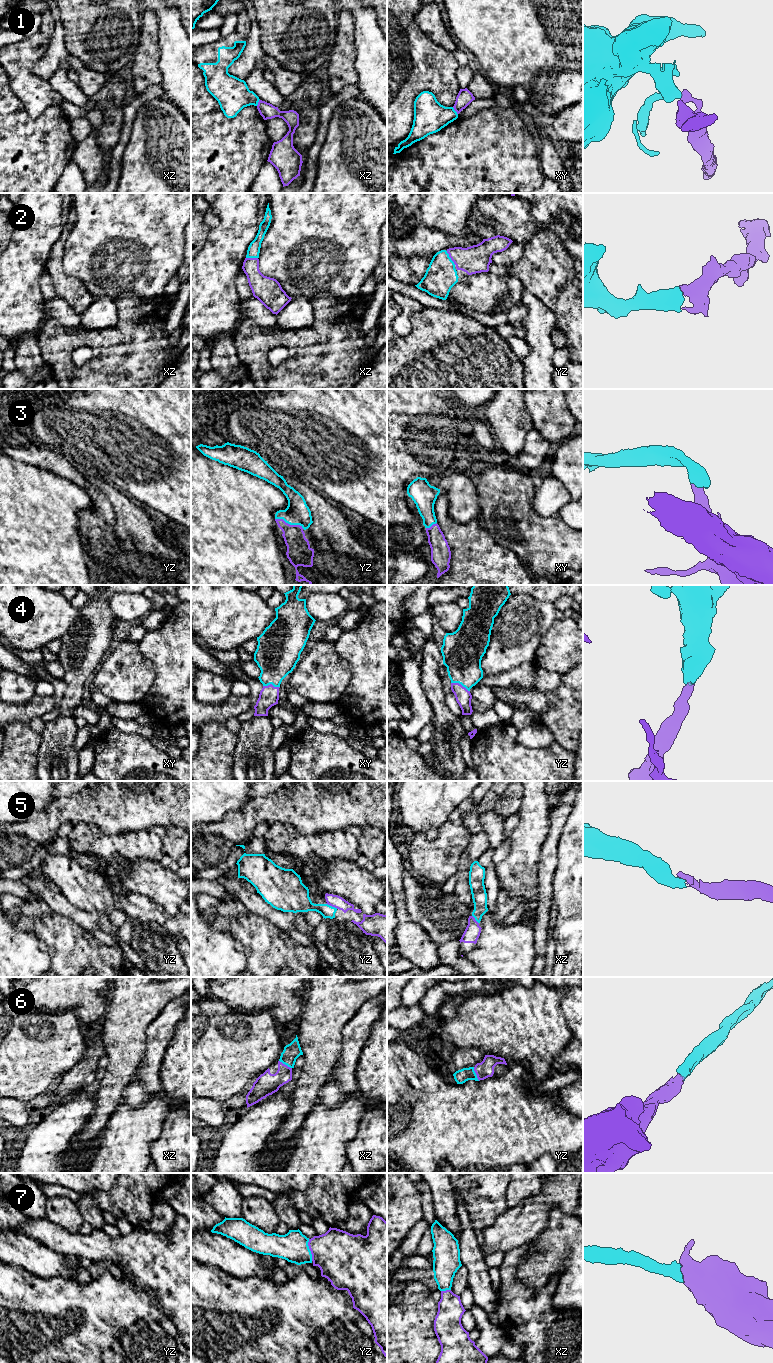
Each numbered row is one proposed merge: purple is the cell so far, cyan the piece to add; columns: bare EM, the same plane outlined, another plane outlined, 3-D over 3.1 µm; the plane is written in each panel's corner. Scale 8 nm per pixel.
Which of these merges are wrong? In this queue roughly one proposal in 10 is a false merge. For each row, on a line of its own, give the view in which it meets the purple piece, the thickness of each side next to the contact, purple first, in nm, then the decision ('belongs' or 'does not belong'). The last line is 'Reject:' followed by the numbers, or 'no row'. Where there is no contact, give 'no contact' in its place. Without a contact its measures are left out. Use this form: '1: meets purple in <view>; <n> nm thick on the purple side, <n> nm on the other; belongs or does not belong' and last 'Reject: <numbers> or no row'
1: meets purple in xy; 120 nm thick on the purple side, 260 nm on the other; does not belong
2: meets purple in yz; 220 nm thick on the purple side, 260 nm on the other; belongs
3: meets purple in yz; 200 nm thick on the purple side, 190 nm on the other; belongs
4: meets purple in yz; 130 nm thick on the purple side, 320 nm on the other; belongs
5: meets purple in yz; 100 nm thick on the purple side, 140 nm on the other; belongs
6: meets purple in yz; 140 nm thick on the purple side, 110 nm on the other; belongs
7: meets purple in yz; 380 nm thick on the purple side, 240 nm on the other; belongs
Reject: 1

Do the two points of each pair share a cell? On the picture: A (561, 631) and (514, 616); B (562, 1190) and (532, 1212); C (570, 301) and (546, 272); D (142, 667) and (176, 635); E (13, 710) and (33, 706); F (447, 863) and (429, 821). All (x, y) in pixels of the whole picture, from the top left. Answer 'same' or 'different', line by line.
A: different
B: same
C: same
D: different
E: same
F: different

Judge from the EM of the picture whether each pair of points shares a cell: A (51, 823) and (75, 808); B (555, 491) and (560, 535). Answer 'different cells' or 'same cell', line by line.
A: same cell
B: different cells

